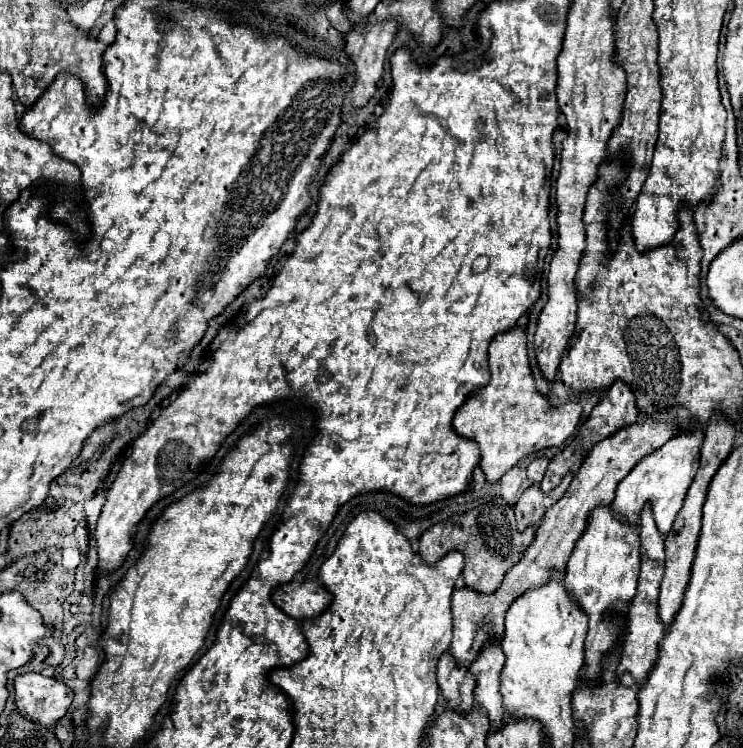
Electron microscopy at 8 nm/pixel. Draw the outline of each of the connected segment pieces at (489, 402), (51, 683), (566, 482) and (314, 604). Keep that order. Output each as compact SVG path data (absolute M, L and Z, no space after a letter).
M518 326L494 336L488 348L488 362L490 382L470 394L470 398L458 408L452 426L458 434L478 442L482 452L480 466L486 474L486 482L492 484L526 454L550 446L562 446L580 424L582 404L566 402L564 406L552 406L548 396L536 390L528 358L526 330Z
M36 672L20 674L14 680L18 712L38 724L54 728L68 712L74 692L64 682Z
M568 472L568 474L562 478L560 486L558 486L556 490L552 490L552 492L542 492L538 484L528 486L528 488L522 492L520 500L514 504L518 530L524 530L524 528L530 526L530 524L538 526L540 518L544 516L544 510L550 508L554 502L558 502L558 500L562 498L562 494L564 494L566 488L570 486L570 482L572 482L572 472Z
M286 582L272 592L272 602L284 610L288 616L302 620L302 618L316 618L322 614L332 596L316 582Z

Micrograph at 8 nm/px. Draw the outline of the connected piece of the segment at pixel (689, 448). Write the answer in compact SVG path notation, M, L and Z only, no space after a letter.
M686 432L686 436L674 436L670 438L658 452L652 452L650 456L644 456L632 470L630 474L618 484L616 488L616 498L612 502L614 514L620 520L630 520L638 524L640 520L640 510L644 508L646 502L652 504L654 510L654 520L658 524L658 530L662 534L668 534L674 522L674 516L682 508L684 496L692 484L692 478L700 466L700 448L702 448L704 432Z

